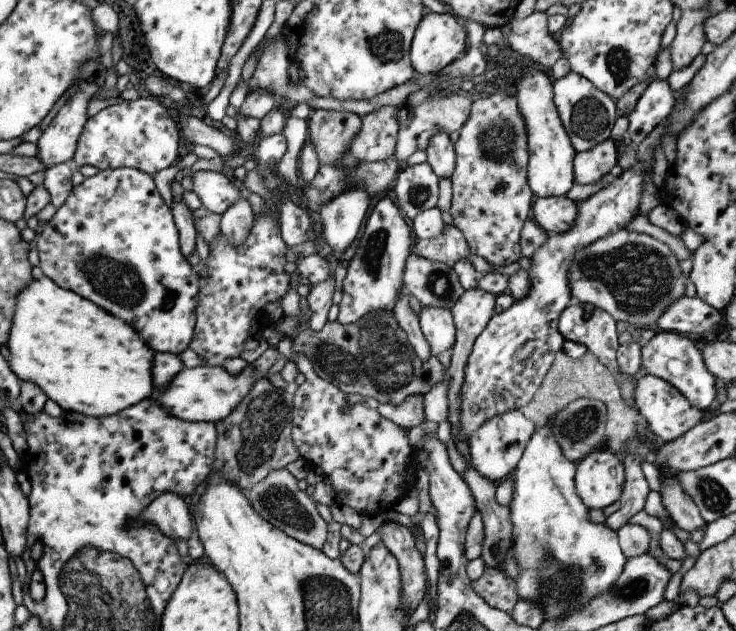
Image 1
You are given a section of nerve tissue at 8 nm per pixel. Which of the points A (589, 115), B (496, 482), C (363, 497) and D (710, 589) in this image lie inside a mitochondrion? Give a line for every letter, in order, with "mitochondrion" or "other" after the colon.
A: mitochondrion
B: other
C: other
D: other

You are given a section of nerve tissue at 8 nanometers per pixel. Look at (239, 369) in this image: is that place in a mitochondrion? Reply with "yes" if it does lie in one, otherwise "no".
no

